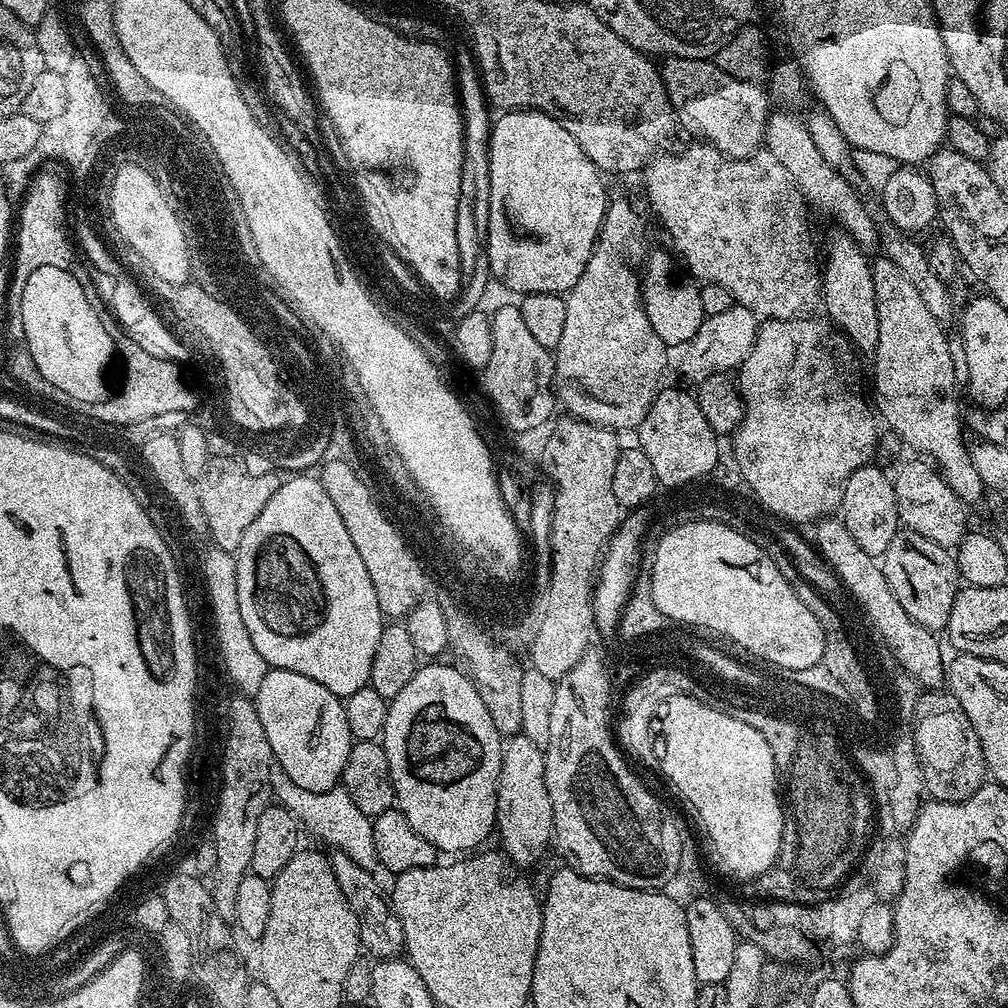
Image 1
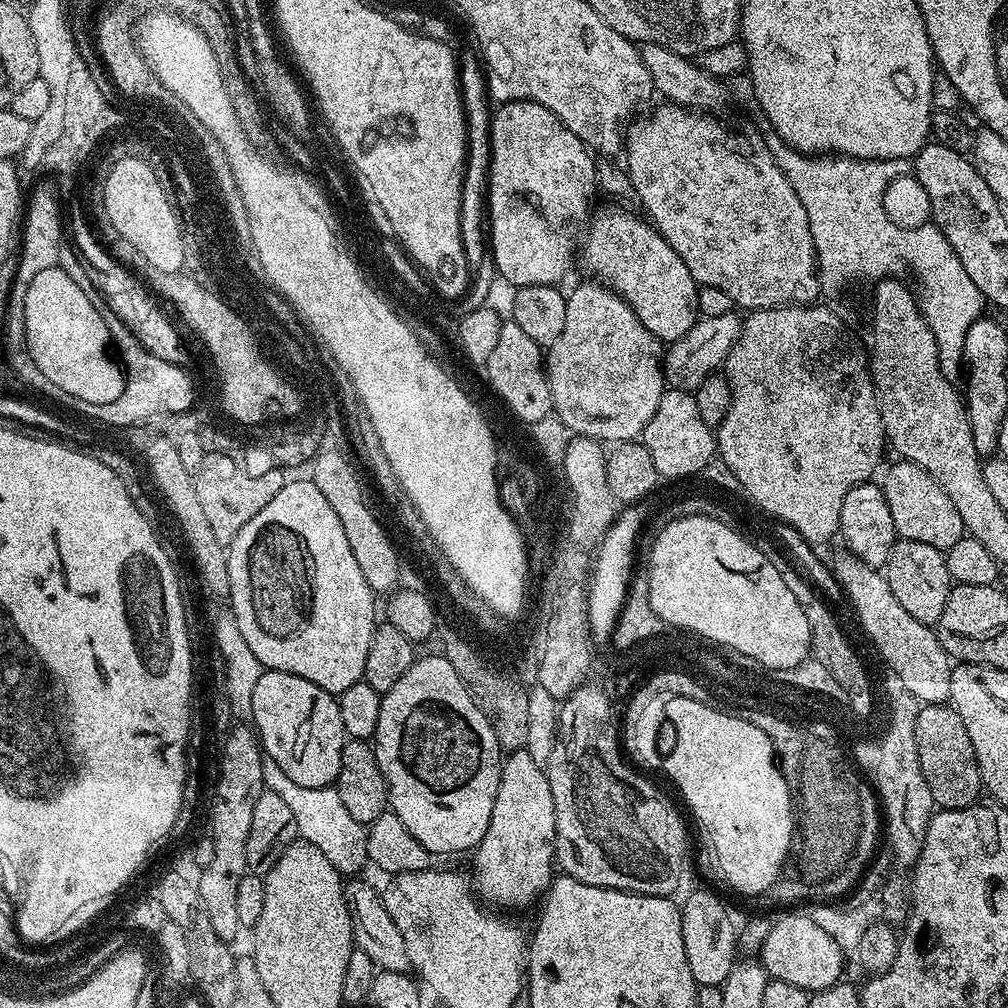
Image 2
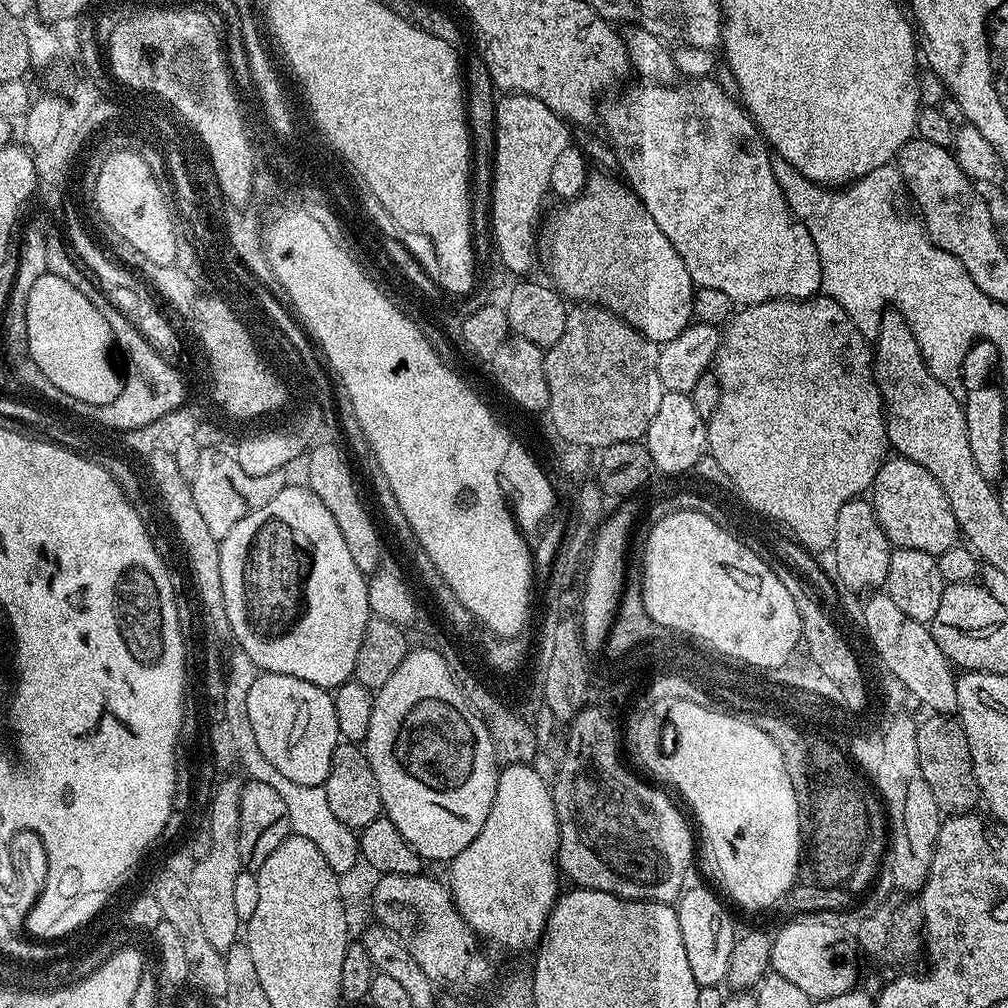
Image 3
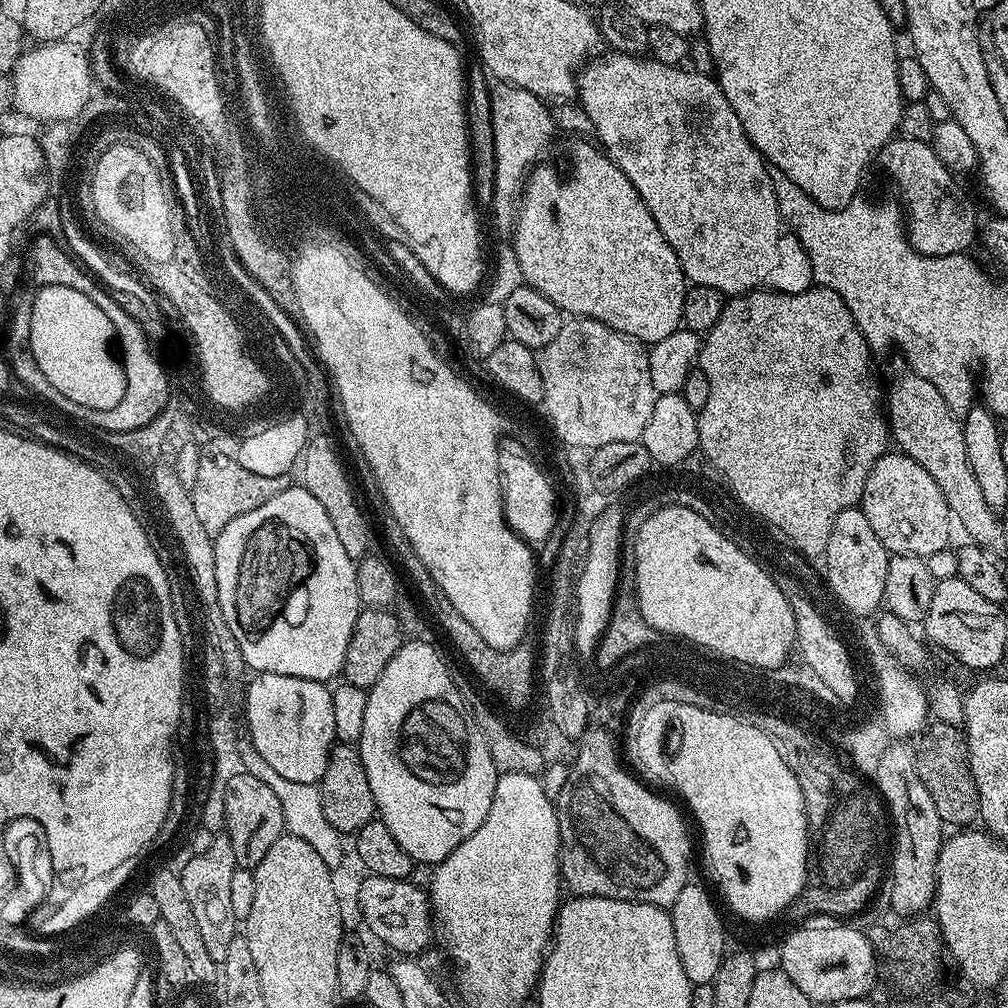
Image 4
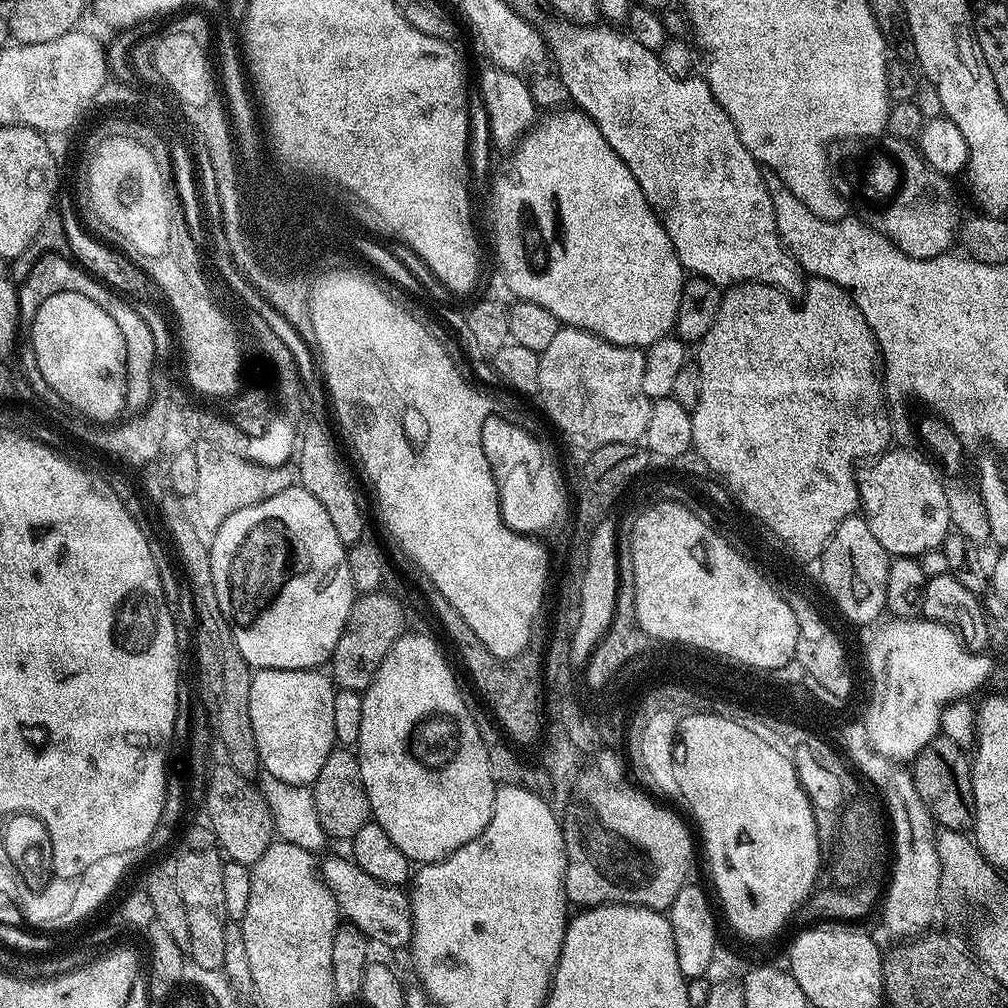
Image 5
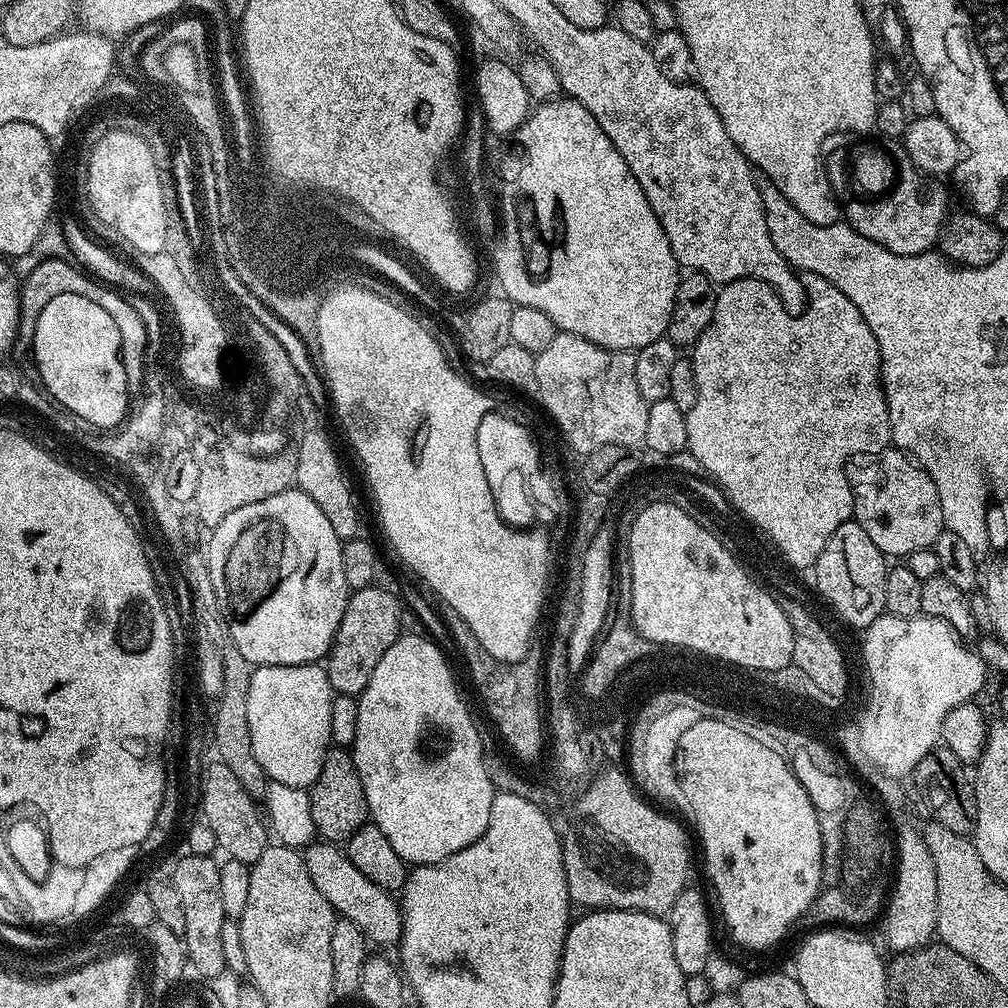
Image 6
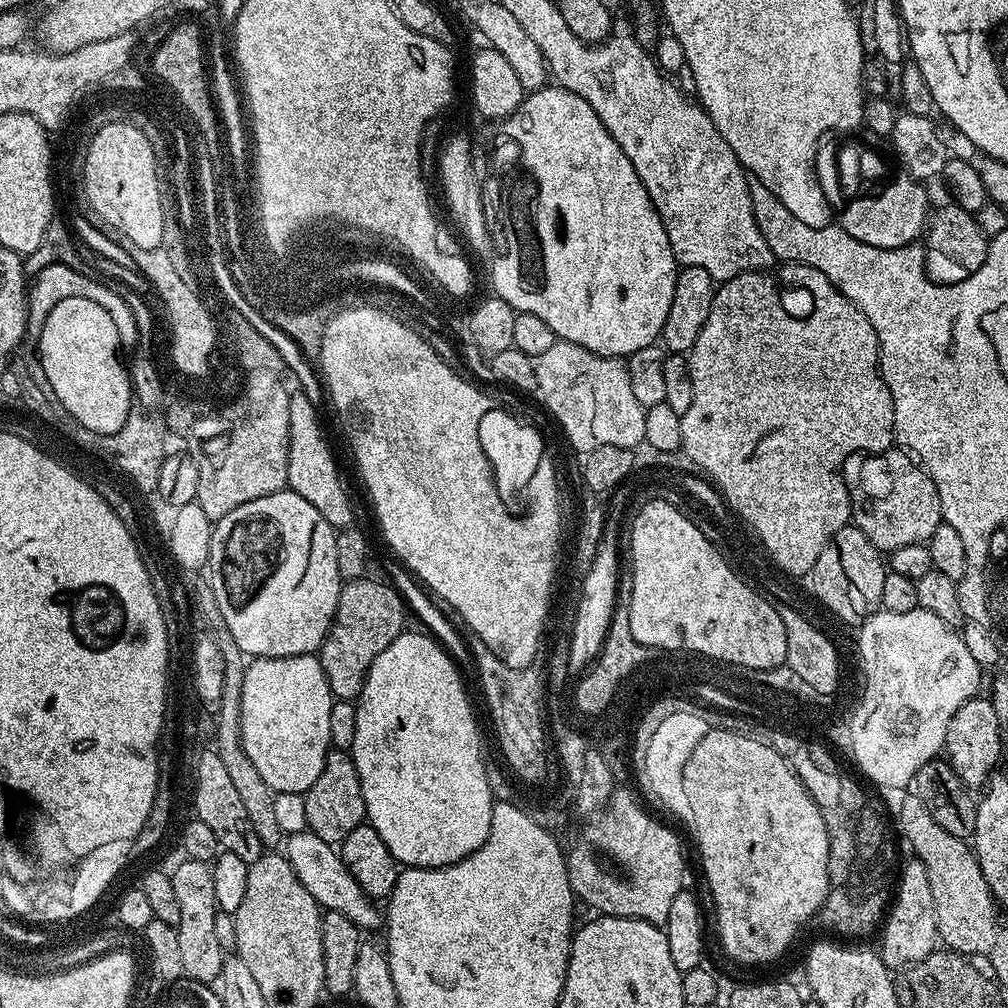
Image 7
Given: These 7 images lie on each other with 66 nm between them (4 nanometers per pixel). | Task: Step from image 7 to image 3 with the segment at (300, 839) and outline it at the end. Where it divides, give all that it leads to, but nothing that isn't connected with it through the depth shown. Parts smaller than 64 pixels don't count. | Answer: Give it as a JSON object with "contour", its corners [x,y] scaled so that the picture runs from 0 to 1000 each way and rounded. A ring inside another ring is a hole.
{"contour":[[[414,867],[378,868],[374,877],[369,881],[368,904],[374,909],[376,916],[385,922],[390,929],[396,930],[415,957],[423,964],[428,972],[435,974],[441,981],[453,980],[456,984],[472,984],[480,980],[488,972],[488,964],[484,961],[484,952],[480,949],[477,934],[471,925],[458,911],[448,893],[447,884],[439,872],[432,873],[429,869]]]}

